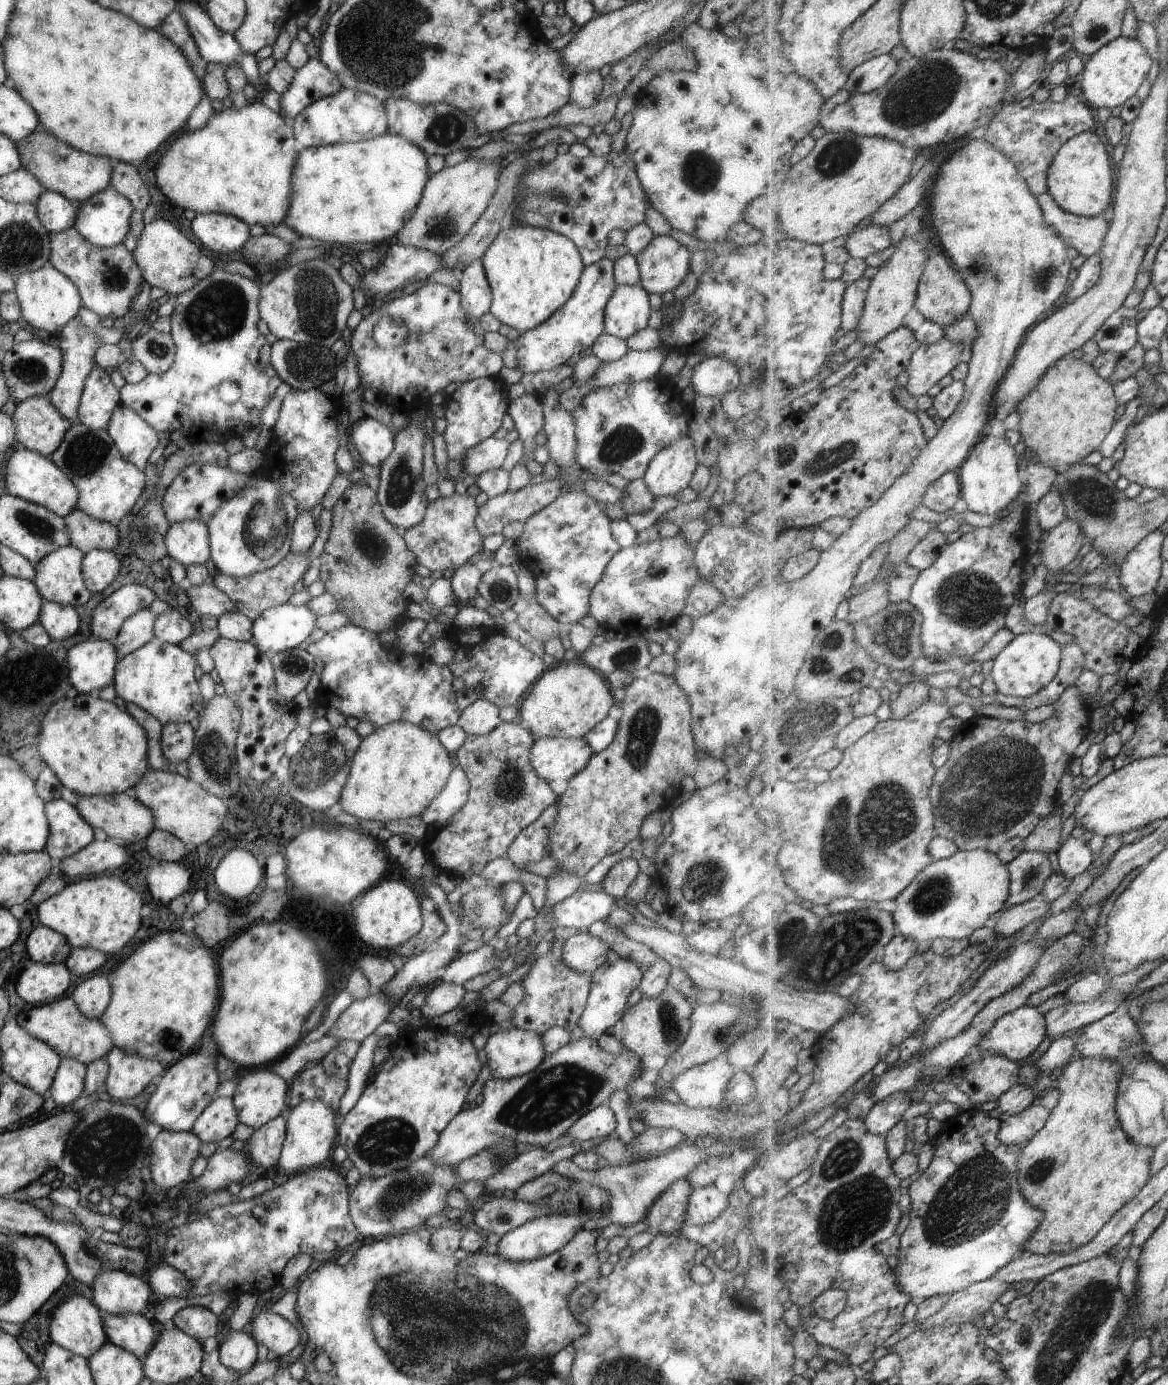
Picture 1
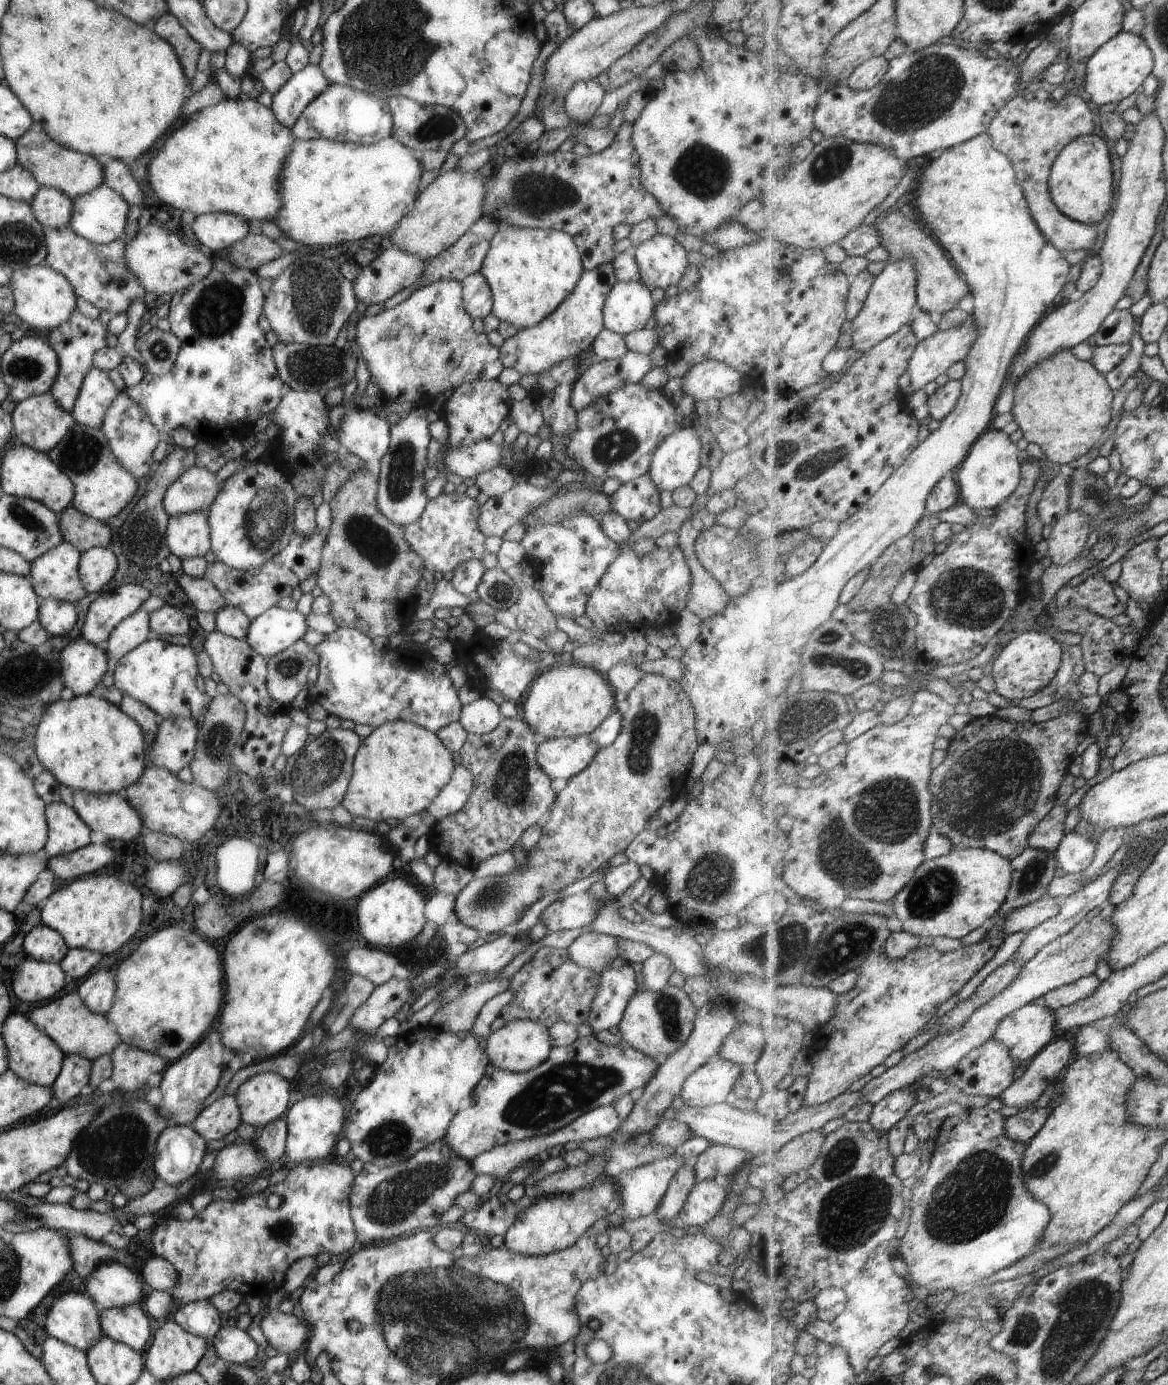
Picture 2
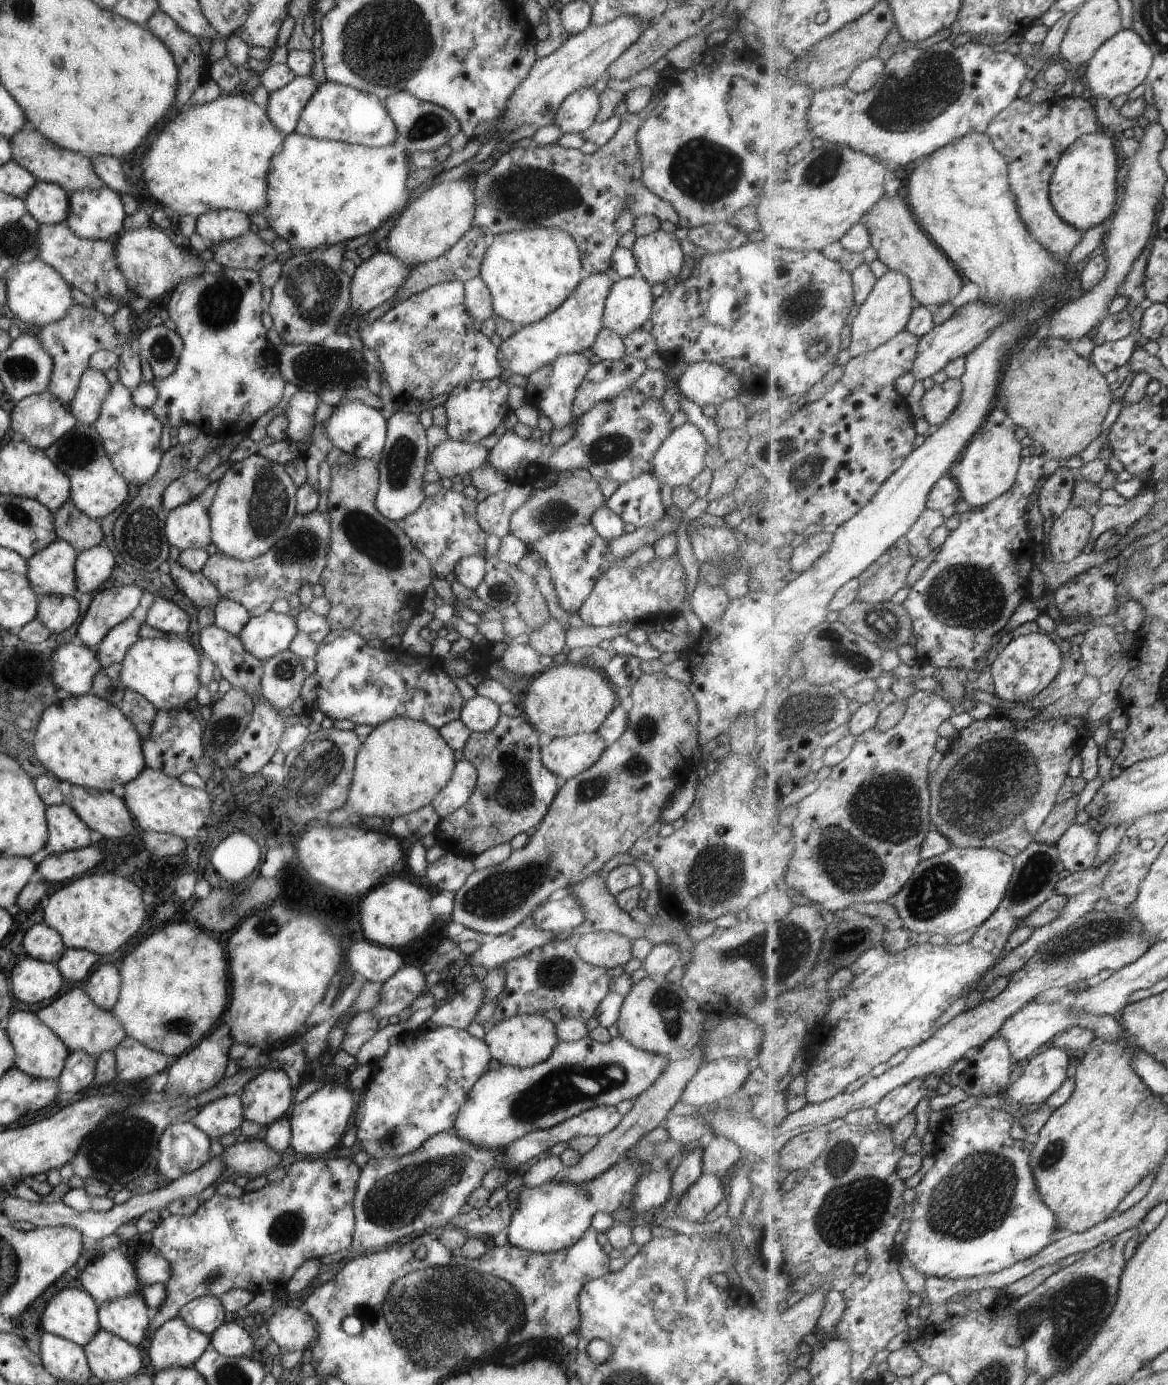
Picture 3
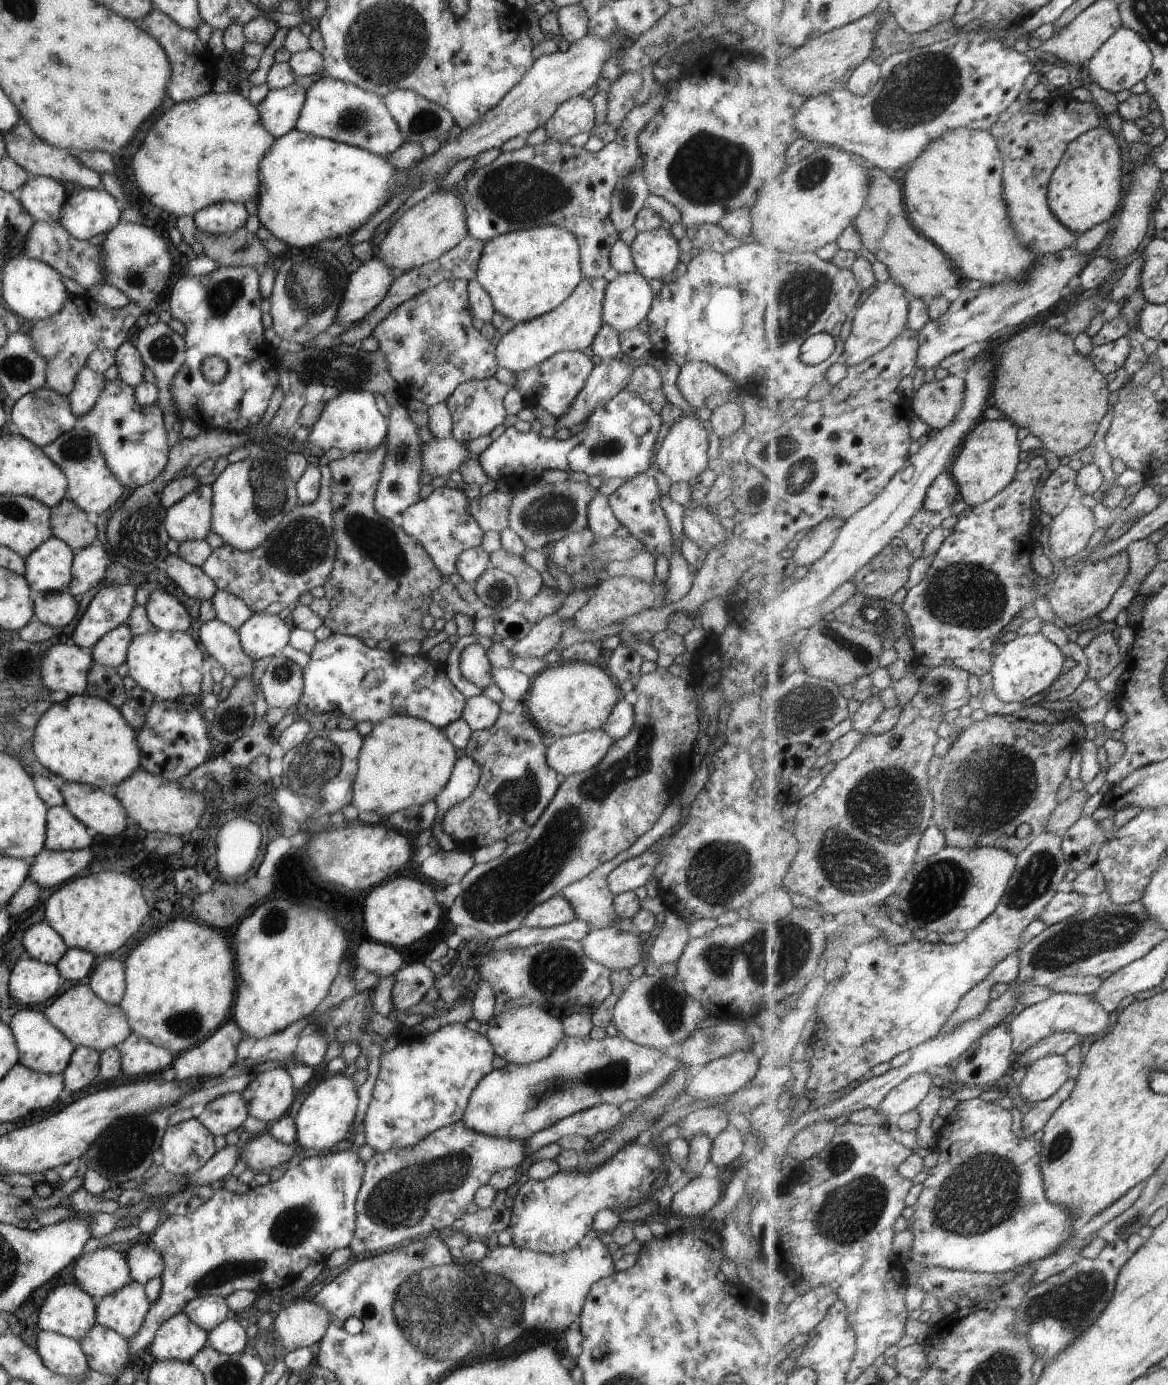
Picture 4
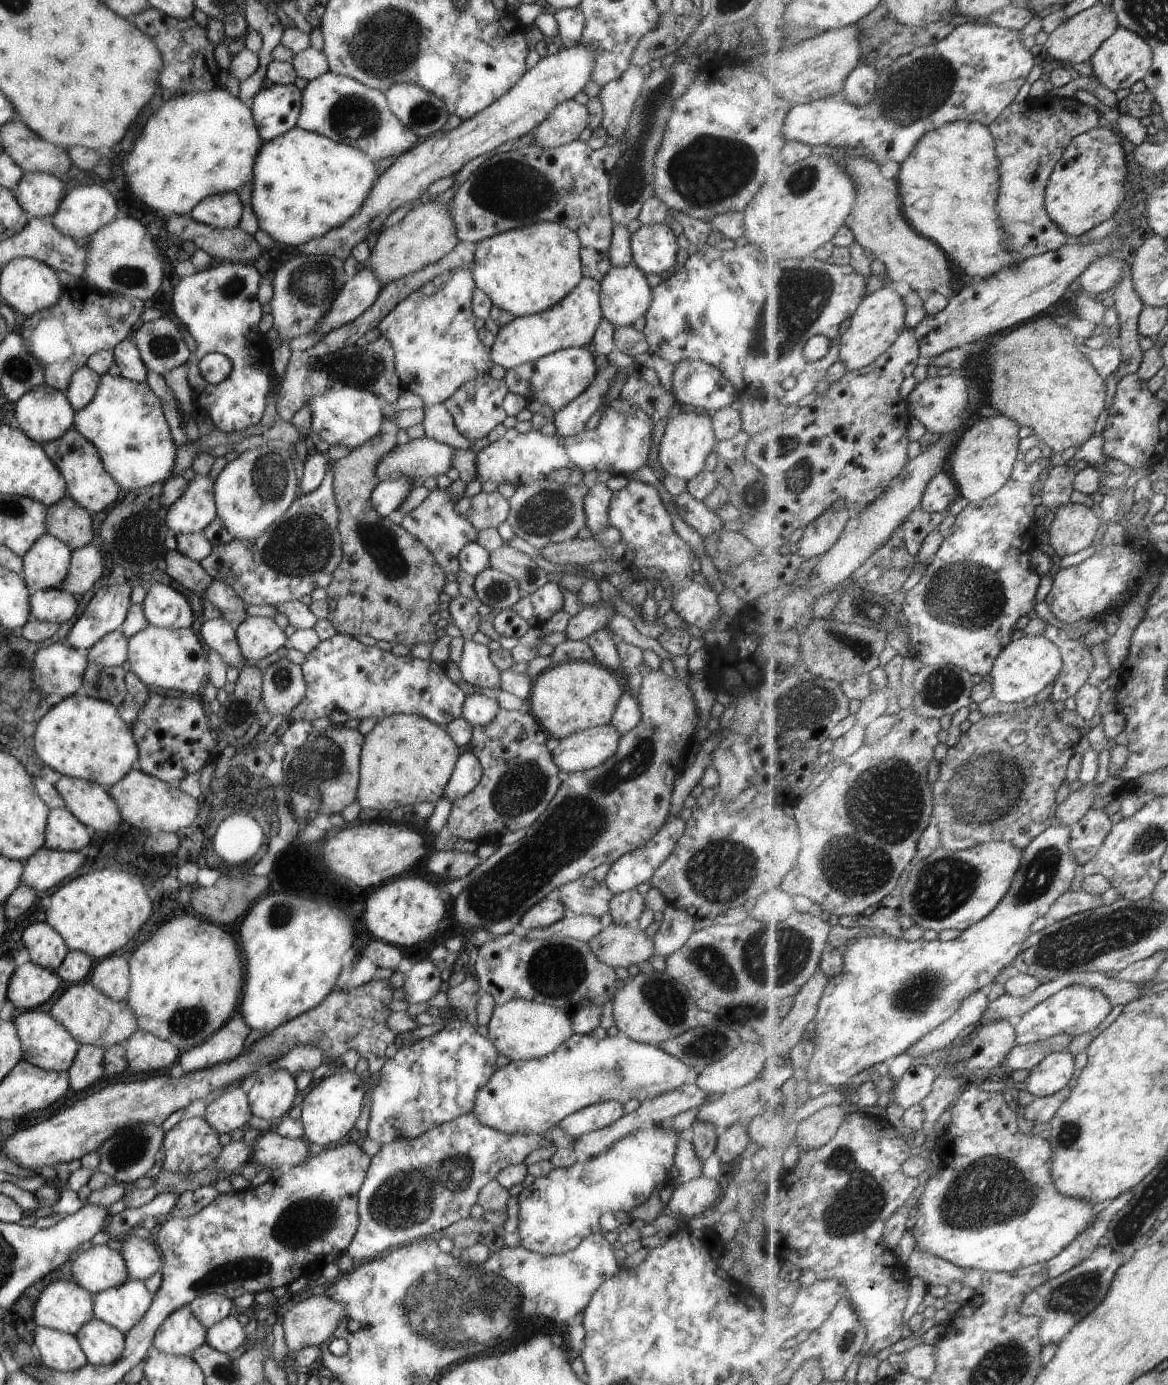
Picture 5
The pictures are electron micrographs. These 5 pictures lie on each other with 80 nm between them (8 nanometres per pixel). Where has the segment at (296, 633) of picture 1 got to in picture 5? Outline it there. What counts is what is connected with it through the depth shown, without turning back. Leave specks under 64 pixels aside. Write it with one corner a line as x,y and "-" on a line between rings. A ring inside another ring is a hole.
247,617
237,626
235,634
245,663
254,663
276,652
287,640
273,617

